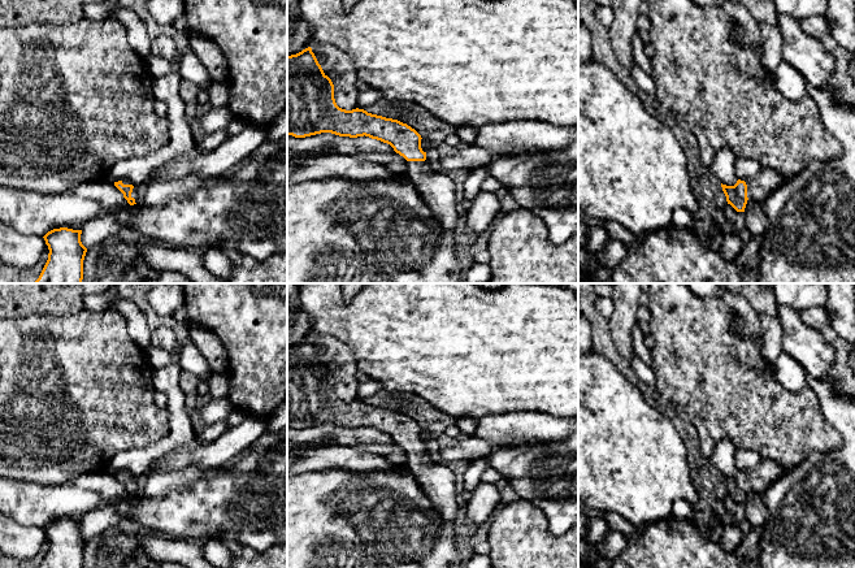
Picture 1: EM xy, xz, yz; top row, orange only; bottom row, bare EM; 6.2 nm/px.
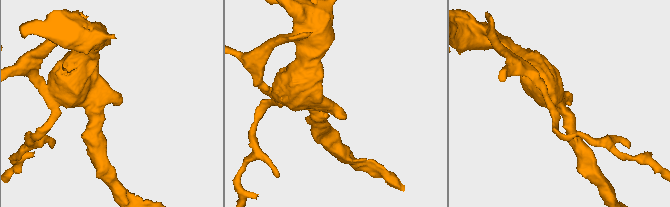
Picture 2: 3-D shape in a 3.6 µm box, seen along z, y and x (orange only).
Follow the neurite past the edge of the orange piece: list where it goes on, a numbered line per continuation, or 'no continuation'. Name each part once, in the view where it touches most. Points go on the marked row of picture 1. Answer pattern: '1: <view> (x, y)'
1: xz (438, 190)

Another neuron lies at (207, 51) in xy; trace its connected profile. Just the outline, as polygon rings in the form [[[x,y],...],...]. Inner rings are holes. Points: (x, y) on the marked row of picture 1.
[[[186,32],[190,48],[204,65],[212,82],[227,83],[230,81],[229,64],[222,51],[209,38]]]

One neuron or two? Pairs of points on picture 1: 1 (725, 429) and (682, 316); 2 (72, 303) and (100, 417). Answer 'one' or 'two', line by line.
1: one
2: two

